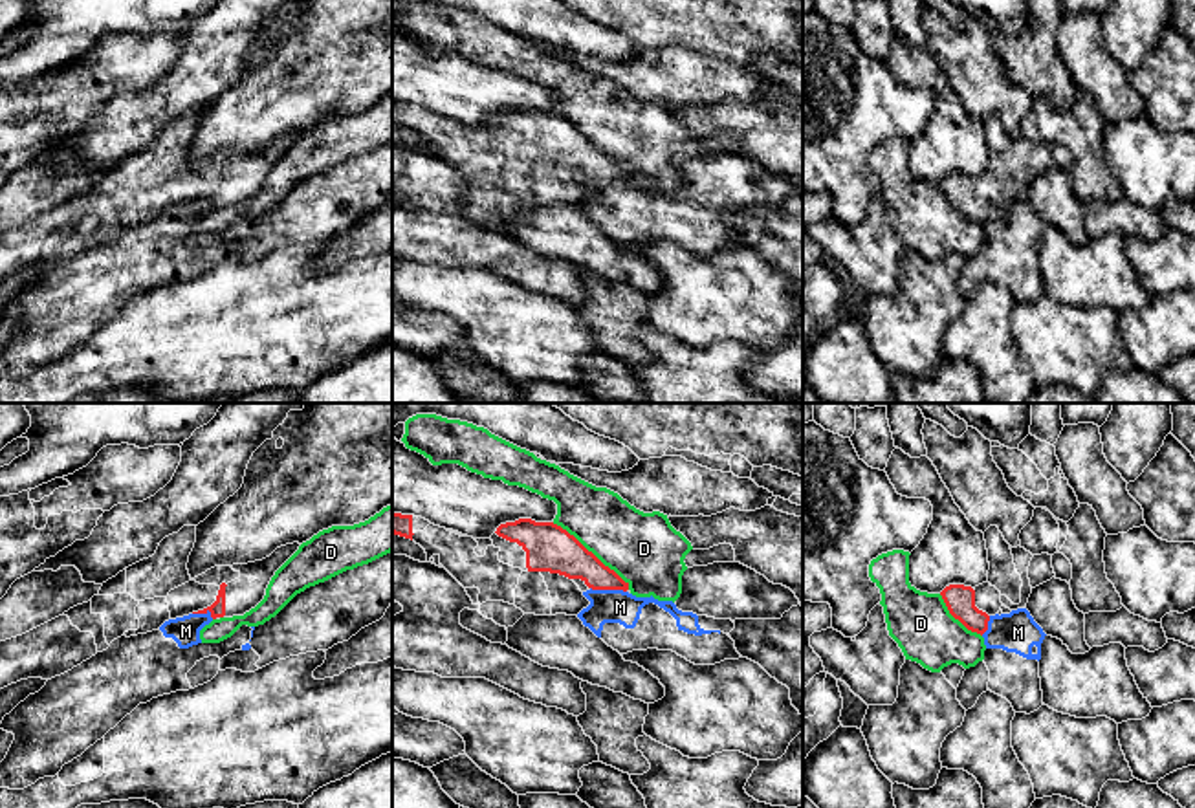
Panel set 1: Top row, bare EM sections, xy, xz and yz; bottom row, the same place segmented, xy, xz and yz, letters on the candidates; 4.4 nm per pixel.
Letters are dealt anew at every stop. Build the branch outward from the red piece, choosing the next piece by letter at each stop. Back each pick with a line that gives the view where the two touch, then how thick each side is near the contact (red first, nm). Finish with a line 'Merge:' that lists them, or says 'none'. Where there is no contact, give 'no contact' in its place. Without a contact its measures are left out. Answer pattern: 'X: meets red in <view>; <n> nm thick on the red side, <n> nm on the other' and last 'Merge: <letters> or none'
Merge: none

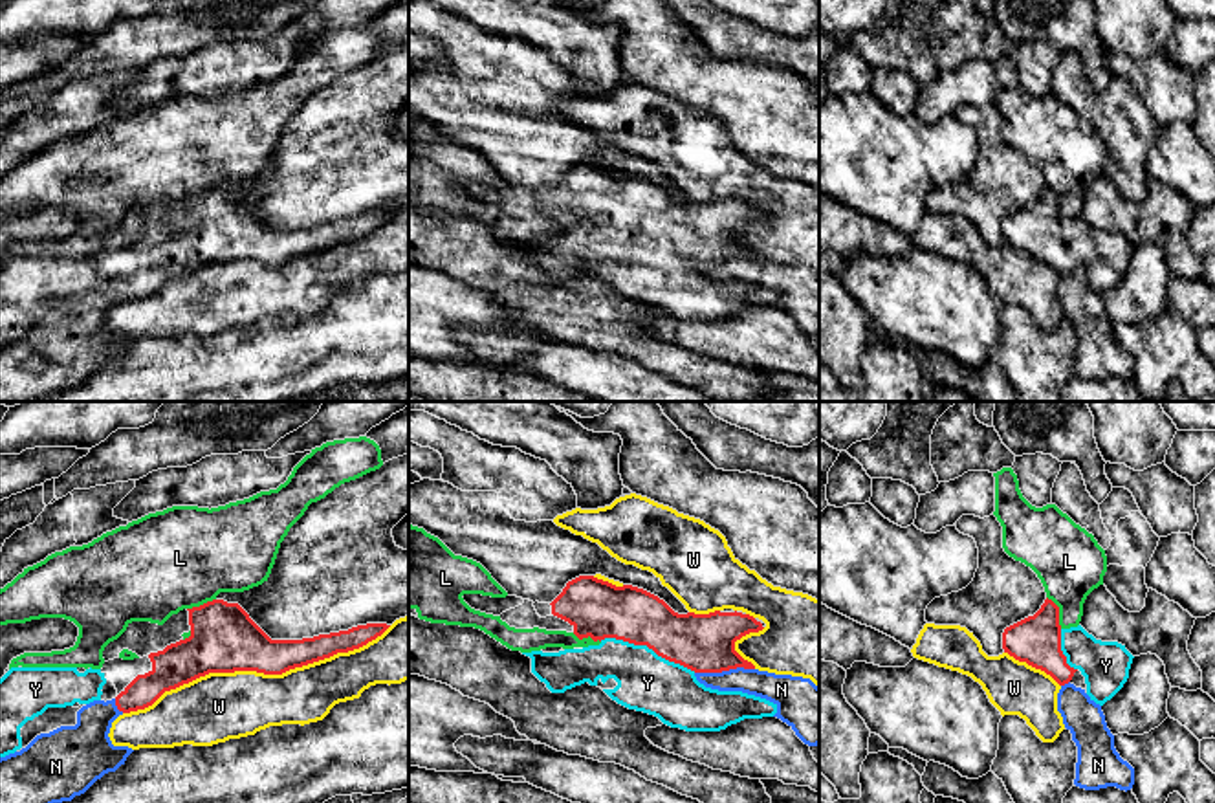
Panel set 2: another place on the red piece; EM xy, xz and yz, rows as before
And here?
Y: meets red in xz; 260 nm thick on the red side, 260 nm on the other
Merge: Y

